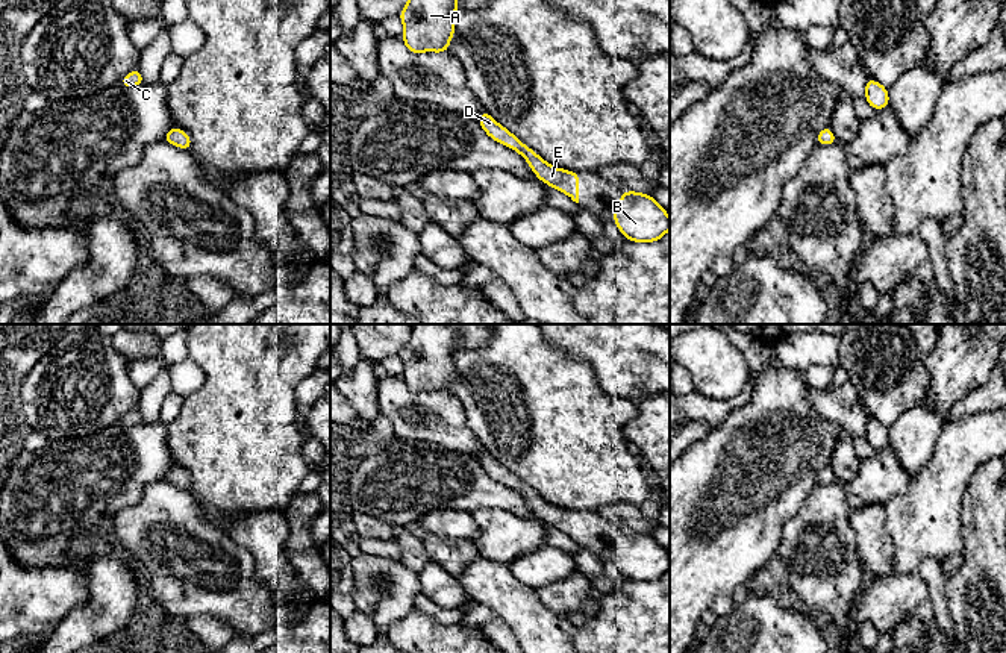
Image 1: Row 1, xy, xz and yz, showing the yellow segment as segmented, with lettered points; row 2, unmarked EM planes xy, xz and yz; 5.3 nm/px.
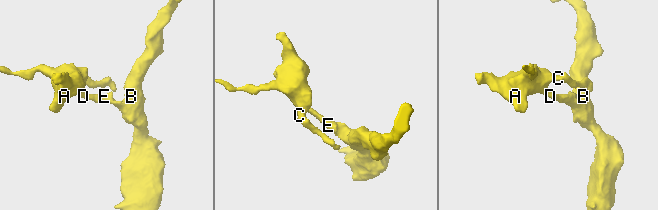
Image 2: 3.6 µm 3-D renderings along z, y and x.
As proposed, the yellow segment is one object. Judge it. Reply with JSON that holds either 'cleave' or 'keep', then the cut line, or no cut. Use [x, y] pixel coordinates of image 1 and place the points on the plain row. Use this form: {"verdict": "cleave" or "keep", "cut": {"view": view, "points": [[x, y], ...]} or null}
{"verdict": "keep", "cut": null}

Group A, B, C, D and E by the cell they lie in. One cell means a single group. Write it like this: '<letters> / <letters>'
A B C D E

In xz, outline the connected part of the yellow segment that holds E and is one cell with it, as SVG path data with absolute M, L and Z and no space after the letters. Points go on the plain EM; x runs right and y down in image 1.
M483 450L477 461L480 462L485 473L494 480L511 486L518 494L521 494L529 506L533 509L535 515L564 533L567 533L573 541L579 542L579 512L568 511L545 501L539 494L536 494L530 486L523 483L514 473L506 467L498 464L486 450Z

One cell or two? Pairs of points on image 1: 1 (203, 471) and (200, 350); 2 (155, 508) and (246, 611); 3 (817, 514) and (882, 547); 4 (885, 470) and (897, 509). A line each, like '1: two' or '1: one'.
1: one
2: one
3: two
4: two

